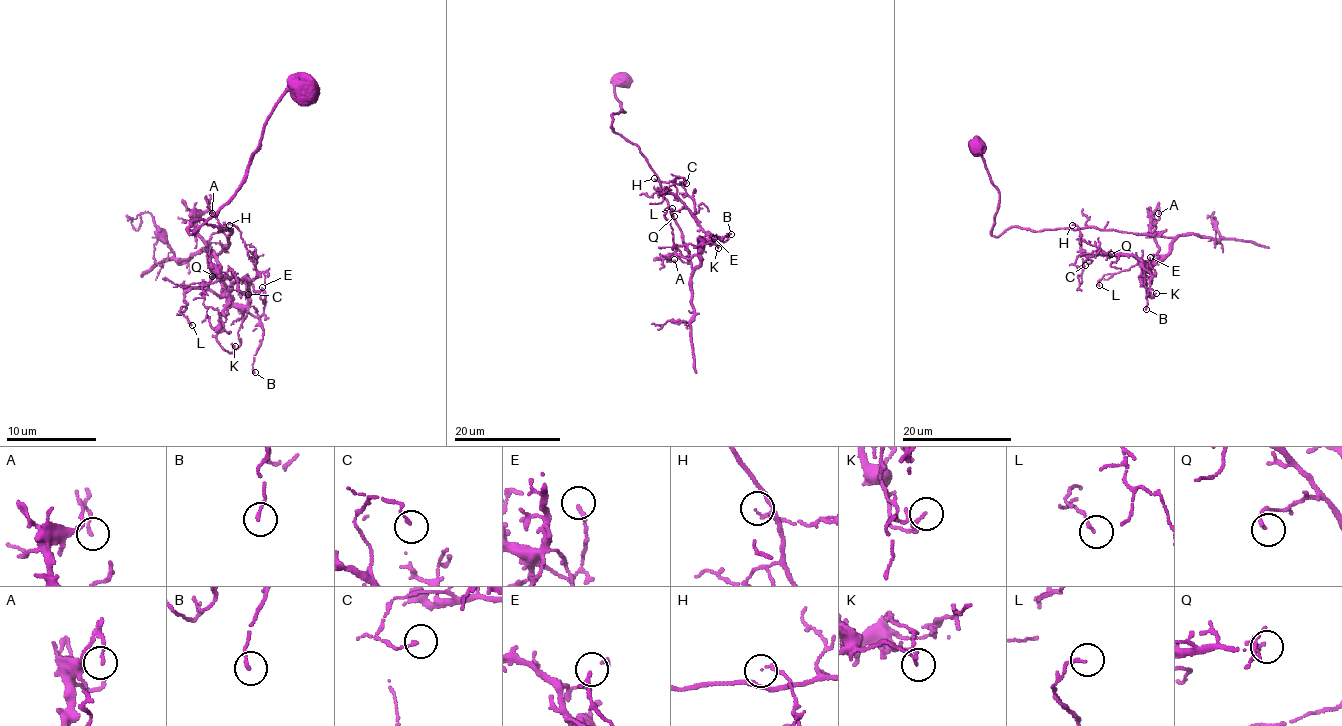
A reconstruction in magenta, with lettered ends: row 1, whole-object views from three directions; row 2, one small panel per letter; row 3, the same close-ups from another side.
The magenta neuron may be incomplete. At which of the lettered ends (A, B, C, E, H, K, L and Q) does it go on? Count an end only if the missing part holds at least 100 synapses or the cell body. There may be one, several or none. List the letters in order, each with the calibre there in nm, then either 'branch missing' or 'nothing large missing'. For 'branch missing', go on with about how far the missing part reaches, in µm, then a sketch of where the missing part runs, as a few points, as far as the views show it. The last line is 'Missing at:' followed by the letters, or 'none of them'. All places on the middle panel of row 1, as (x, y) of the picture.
A: 110 nm | nothing large missing
B: 120 nm | nothing large missing
C: 120 nm | nothing large missing
E: 160 nm | nothing large missing
H: 130 nm | nothing large missing
K: 80 nm | nothing large missing
L: 130 nm | nothing large missing
Q: 140 nm | nothing large missing
Missing at: none of them

